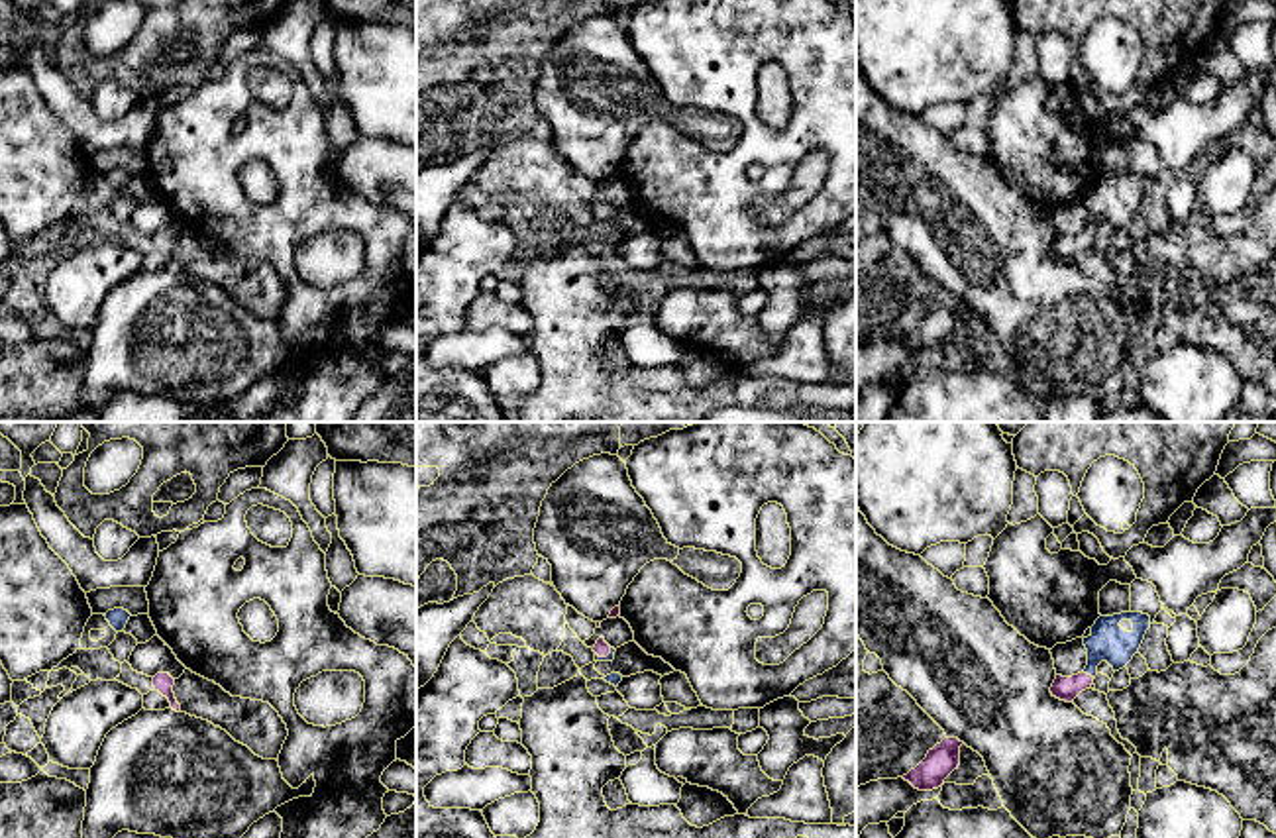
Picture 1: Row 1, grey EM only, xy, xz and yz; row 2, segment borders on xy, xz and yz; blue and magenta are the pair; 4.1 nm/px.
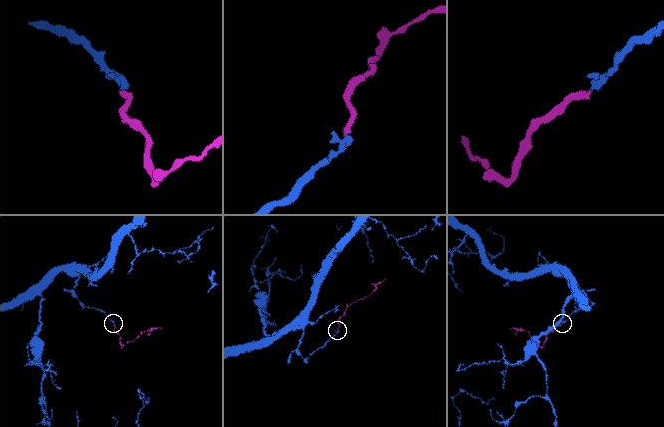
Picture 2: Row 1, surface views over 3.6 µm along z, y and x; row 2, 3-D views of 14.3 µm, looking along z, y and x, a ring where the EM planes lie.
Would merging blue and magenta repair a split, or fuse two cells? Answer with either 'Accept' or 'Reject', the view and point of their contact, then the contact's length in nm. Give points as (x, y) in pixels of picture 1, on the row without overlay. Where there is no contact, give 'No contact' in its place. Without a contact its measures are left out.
Accept. Touches blue at yz (1088, 234). Shared border 50 nm

